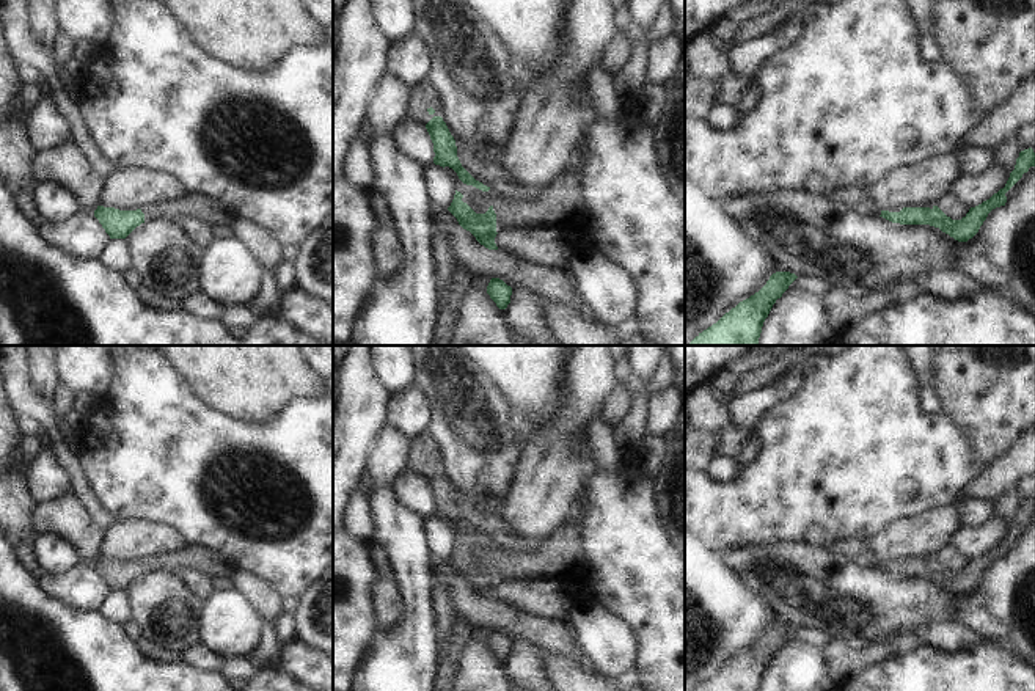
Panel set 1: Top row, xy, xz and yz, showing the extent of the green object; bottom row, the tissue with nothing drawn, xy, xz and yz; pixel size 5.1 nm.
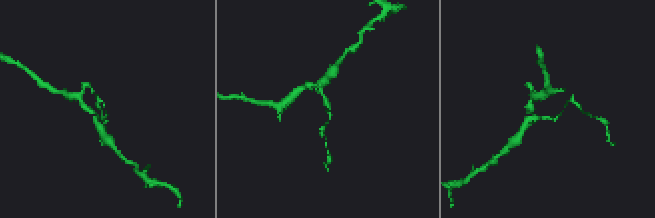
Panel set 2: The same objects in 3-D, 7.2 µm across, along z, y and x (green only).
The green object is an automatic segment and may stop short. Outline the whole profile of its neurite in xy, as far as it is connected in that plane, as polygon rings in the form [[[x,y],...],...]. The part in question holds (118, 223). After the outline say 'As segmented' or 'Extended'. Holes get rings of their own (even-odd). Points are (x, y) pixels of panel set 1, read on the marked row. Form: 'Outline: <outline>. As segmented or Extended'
Outline: [[[185,193],[176,201],[152,204],[137,210],[119,210],[97,206],[94,217],[99,220],[110,239],[126,239],[137,226],[148,220],[198,218],[206,221],[220,234],[226,231],[236,215],[221,203],[206,195]]]. Extended

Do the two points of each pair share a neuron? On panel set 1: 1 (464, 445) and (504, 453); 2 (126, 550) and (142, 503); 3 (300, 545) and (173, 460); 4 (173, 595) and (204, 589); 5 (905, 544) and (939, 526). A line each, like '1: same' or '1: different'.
1: same
2: different
3: same
4: different
5: same

